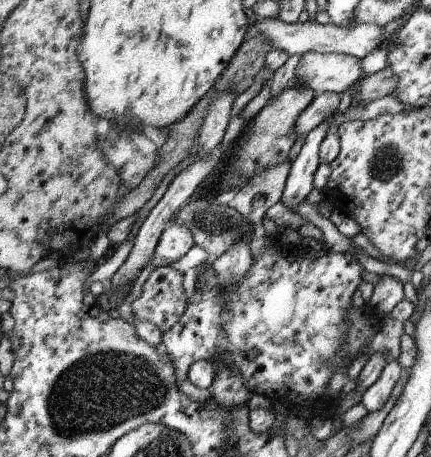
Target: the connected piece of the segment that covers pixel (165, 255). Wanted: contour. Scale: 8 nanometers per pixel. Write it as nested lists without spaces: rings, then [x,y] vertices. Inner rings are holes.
[[[174,221],[169,222],[160,235],[157,248],[154,249],[154,257],[159,256],[162,260],[178,260],[195,245],[195,237],[191,230]]]

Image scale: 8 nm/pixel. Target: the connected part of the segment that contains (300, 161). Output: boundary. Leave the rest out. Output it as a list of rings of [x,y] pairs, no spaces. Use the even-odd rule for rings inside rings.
[[[328,119],[313,128],[307,134],[296,160],[291,164],[291,171],[286,179],[282,198],[280,198],[280,202],[290,210],[293,210],[292,208],[298,204],[306,202],[314,189],[313,176],[321,163],[320,146],[322,140],[331,131],[333,130],[330,128]]]

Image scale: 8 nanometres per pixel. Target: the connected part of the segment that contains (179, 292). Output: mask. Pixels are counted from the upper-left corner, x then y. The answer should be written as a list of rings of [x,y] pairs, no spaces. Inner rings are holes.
[[[171,266],[150,272],[141,294],[131,304],[135,319],[152,322],[163,333],[174,328],[189,305],[182,284],[183,274]]]

